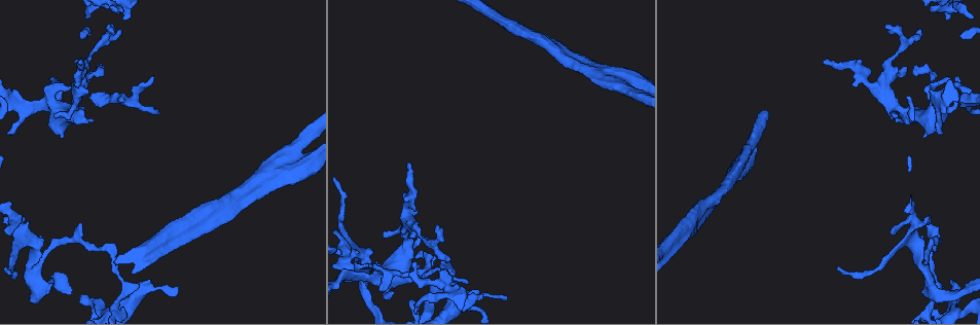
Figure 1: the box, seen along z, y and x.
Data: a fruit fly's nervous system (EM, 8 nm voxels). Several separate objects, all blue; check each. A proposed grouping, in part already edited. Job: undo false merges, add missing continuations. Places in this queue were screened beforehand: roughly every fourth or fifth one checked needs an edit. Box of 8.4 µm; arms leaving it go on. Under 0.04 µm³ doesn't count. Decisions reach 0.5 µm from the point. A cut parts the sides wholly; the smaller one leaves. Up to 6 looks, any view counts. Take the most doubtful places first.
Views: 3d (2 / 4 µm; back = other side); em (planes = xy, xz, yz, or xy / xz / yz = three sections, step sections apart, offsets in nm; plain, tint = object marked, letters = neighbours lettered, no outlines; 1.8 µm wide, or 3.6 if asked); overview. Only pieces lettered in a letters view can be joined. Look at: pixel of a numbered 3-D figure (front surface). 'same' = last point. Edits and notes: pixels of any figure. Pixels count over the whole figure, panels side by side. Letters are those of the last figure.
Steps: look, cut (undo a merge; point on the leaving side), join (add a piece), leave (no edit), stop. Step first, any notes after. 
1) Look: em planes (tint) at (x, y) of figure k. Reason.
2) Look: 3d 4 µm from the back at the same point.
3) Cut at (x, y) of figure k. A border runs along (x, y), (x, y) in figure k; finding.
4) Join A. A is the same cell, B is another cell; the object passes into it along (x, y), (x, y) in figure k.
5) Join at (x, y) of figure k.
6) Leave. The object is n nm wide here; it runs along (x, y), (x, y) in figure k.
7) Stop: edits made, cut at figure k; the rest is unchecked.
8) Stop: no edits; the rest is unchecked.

Look: em xy step 8 (tint) at (918, 263) of figure 1. Abrupt turn.

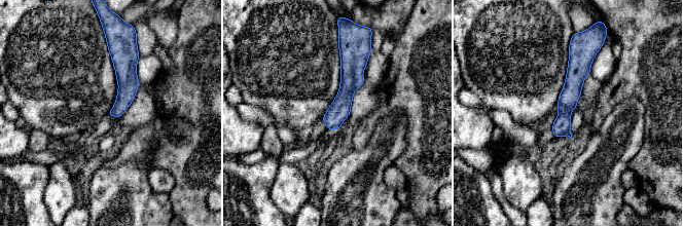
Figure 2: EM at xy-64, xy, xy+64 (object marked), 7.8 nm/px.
Look: em planes (letters) at the same point.

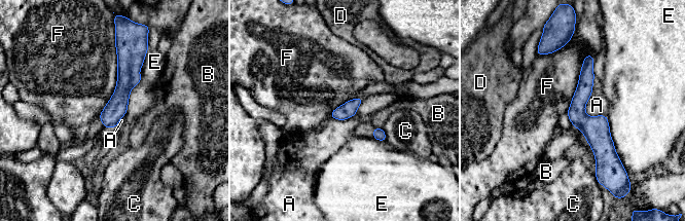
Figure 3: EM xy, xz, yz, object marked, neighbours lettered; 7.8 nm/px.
Leave. A, B, C, D, E and F are other cells; continuous, no second neuron.

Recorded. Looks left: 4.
Look: 3d 4 µm at (392, 291) of figure 1.

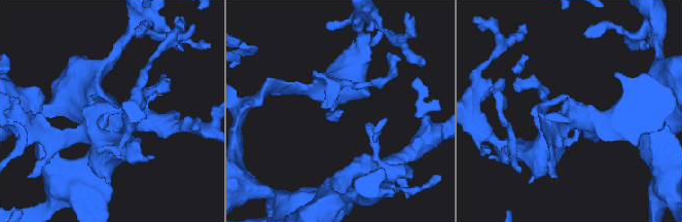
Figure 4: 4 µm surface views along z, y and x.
Look: em xz step 4 (tint) at (342, 111) of figure 4. Shape alone is not enough.

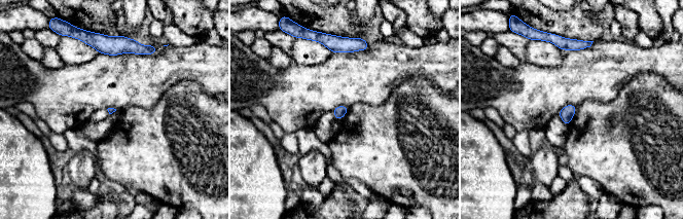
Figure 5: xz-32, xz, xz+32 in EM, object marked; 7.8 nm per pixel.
Look: em planes (letters) at the same point. Another direction.

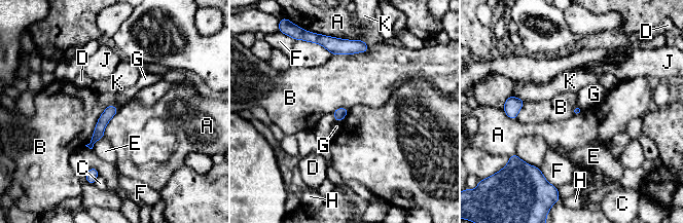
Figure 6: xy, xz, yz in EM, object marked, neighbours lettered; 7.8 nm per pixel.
Leave. A, B, C, D, E, F, G, H, J and K are other cells; it runs along (113, 109), (103, 120), (94, 139) in figure 6; none of them fits.

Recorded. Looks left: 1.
Stop: no edits; the rest is unchecked.

